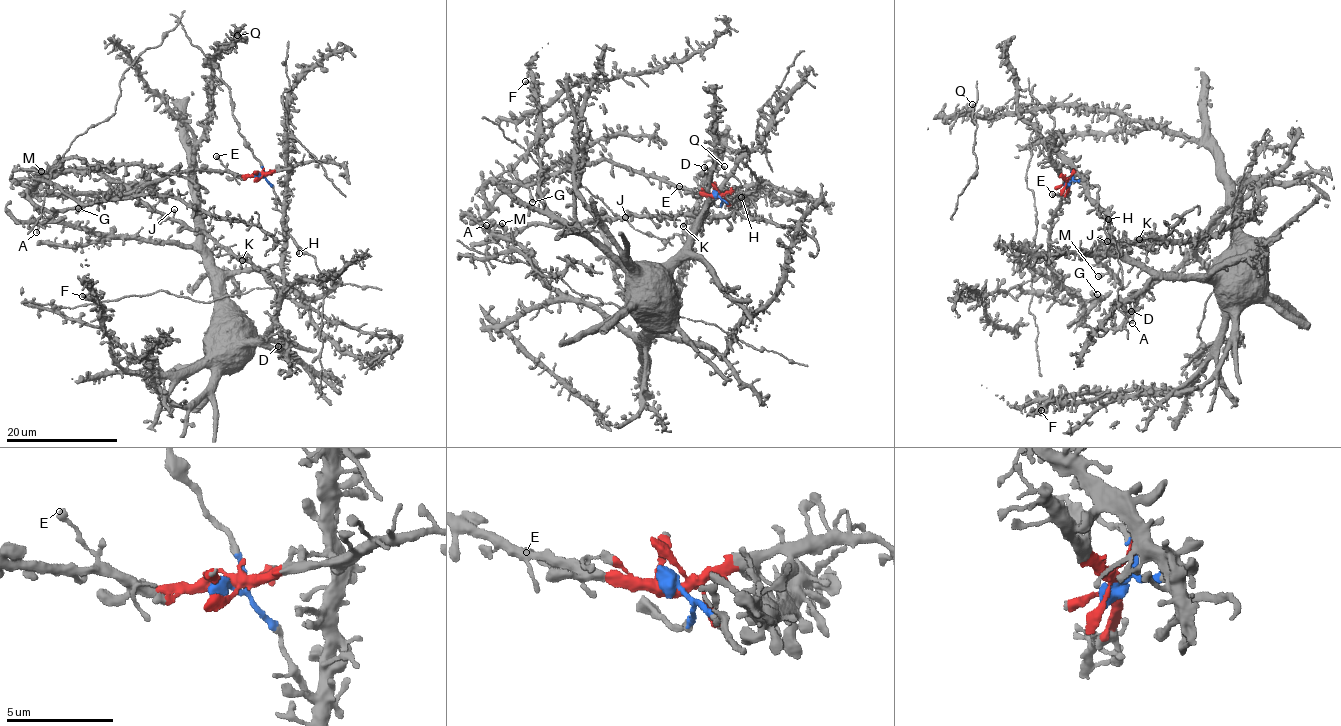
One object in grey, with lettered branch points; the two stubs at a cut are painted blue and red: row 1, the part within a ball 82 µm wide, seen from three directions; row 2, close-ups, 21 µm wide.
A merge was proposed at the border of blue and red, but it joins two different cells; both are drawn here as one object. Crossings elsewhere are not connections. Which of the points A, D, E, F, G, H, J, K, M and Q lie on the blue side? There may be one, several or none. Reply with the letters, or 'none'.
A, D, F, H, Q

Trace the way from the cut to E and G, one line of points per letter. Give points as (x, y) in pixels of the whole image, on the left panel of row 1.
E: (258, 174), (234, 175), (215, 155)
G: (258, 174), (242, 176), (199, 169), (169, 174), (131, 192), (108, 194), (74, 207), (78, 208)

